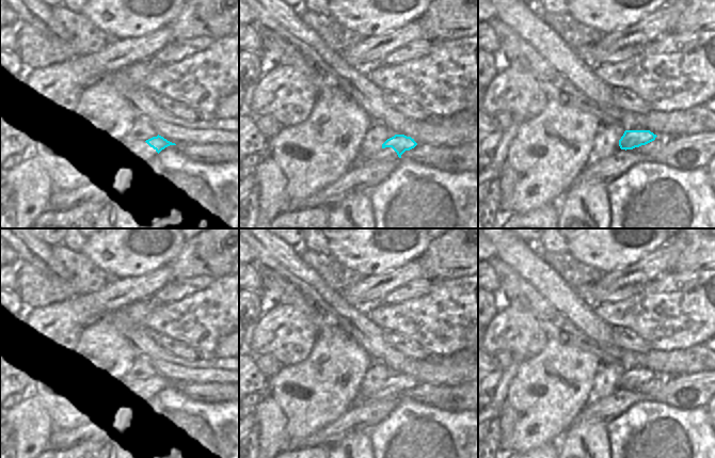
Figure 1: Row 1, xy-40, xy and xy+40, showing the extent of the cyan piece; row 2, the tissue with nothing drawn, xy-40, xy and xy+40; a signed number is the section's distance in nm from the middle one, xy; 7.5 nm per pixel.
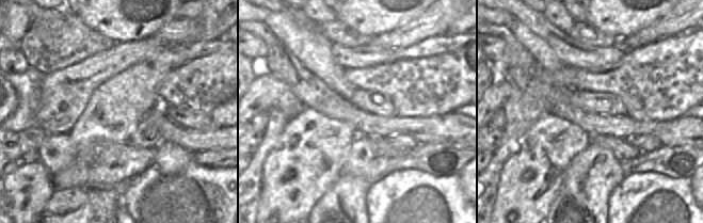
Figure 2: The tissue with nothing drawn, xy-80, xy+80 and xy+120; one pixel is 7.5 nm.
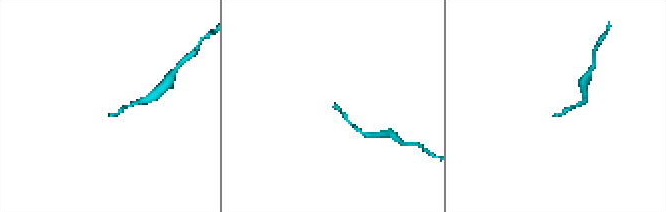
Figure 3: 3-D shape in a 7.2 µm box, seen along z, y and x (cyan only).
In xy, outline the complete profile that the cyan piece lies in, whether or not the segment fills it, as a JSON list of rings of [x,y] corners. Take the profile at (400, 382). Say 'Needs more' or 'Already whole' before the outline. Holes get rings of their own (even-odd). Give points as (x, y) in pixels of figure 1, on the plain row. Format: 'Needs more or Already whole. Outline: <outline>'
Needs more. Outline: [[[395,374],[382,383],[382,389],[366,399],[379,399],[381,397],[401,397],[406,390],[414,388],[417,382],[411,376]]]

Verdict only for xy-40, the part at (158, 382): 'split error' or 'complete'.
split error

